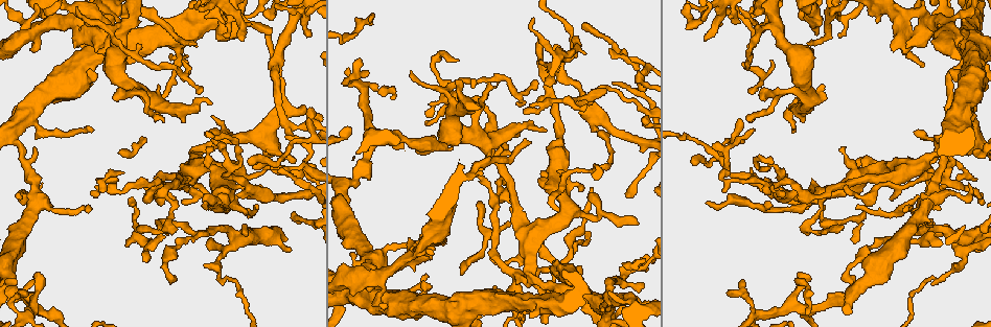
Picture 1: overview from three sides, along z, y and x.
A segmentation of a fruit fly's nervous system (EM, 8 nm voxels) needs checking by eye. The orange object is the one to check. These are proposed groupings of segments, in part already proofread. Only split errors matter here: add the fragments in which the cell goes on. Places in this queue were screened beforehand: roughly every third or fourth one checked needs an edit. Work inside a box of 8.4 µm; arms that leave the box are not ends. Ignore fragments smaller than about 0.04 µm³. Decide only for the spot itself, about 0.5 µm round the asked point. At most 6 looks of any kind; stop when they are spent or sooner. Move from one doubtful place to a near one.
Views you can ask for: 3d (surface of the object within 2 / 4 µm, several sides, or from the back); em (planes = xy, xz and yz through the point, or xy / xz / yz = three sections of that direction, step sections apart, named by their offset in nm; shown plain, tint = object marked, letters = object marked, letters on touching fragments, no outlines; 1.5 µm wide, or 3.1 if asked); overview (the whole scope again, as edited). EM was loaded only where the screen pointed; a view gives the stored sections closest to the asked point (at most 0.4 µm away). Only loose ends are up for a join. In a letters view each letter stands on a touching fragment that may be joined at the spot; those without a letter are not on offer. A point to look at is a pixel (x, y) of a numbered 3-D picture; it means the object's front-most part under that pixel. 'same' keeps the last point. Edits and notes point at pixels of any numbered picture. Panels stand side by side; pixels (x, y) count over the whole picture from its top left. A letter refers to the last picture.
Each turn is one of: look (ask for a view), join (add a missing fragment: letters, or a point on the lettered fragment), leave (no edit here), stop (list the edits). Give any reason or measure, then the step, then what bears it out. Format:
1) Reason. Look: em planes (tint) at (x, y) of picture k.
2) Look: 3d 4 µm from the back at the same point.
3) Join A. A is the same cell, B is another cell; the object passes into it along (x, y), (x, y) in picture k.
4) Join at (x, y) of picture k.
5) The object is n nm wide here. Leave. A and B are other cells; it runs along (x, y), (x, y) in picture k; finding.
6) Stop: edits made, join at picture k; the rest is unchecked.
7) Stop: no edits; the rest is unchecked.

Thin end. Look: 3d 4 µm at (93, 194) of picture 1.

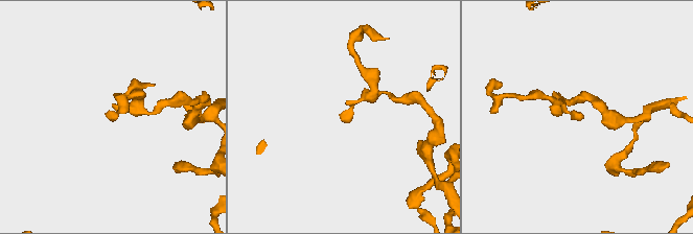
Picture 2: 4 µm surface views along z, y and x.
Now the EM. Look: em yz step 4 (tint) at (583, 116) of picture 2.

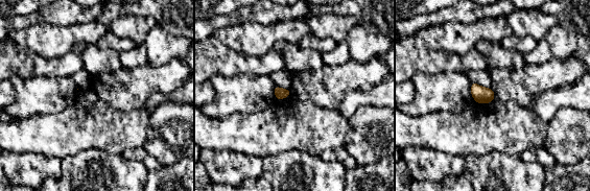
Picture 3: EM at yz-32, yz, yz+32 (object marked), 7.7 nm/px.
Another direction. Look: em planes (letters) at the same point.

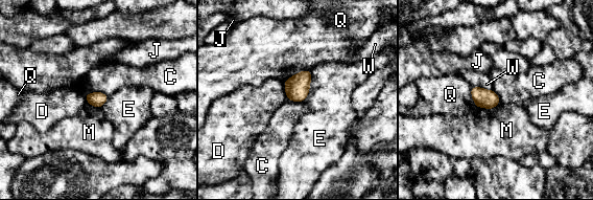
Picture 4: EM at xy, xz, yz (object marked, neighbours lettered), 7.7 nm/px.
Leave. C, D, E, J, M, Q and W are other cells; a border runs along (85, 94), (103, 92), (108, 96) in picture 4; none of them fits.

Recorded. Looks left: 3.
Look: 3d 2 µm at (751, 130) of picture 1.

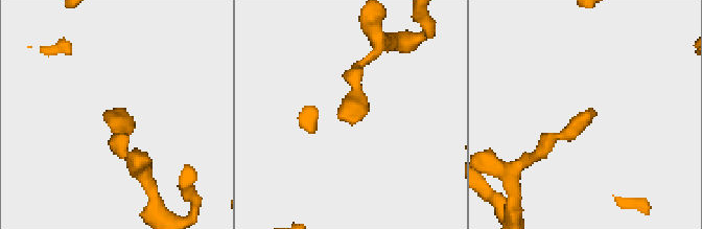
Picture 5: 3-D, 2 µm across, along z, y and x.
Look: em planes (tint) at (590, 109) of picture 5.

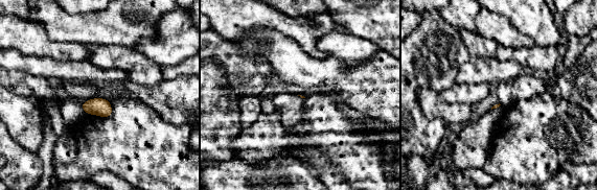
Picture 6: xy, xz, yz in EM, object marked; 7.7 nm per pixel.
Look: em planes (letters) at the same point.

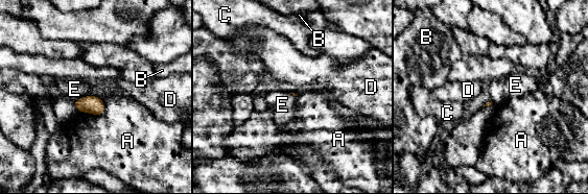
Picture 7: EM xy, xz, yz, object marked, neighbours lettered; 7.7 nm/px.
Leave. A, B, C, D and E are other cells; a border runs along (87, 95), (74, 101) in picture 7; no lettered fragment goes on from it.

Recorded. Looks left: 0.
Stop: no edits; the rest is unchecked.

